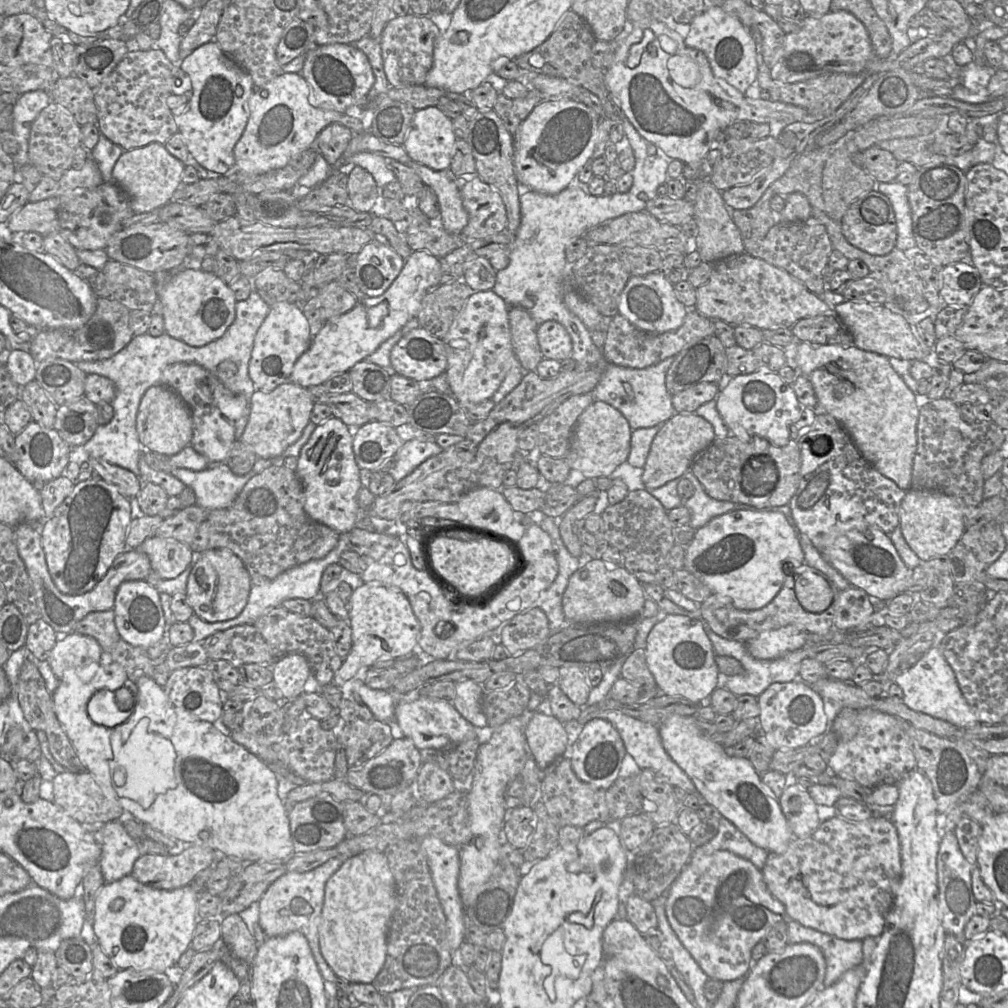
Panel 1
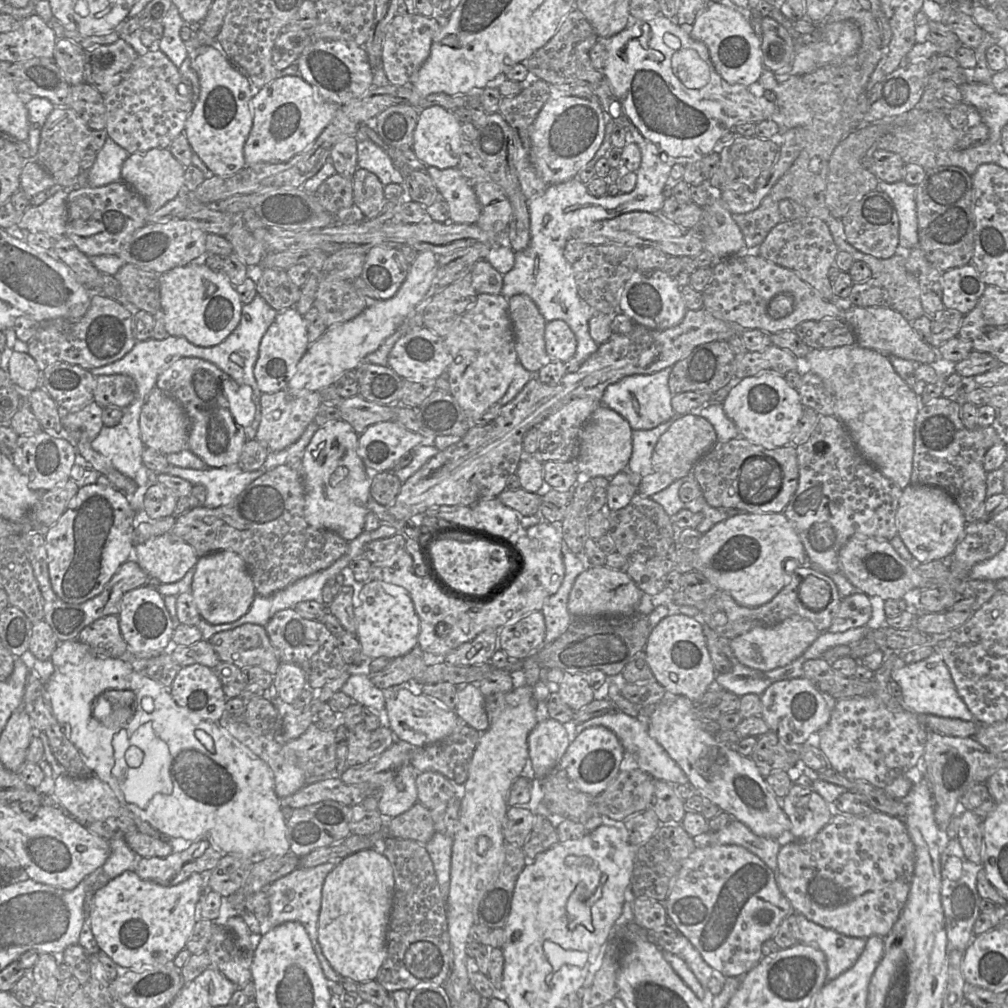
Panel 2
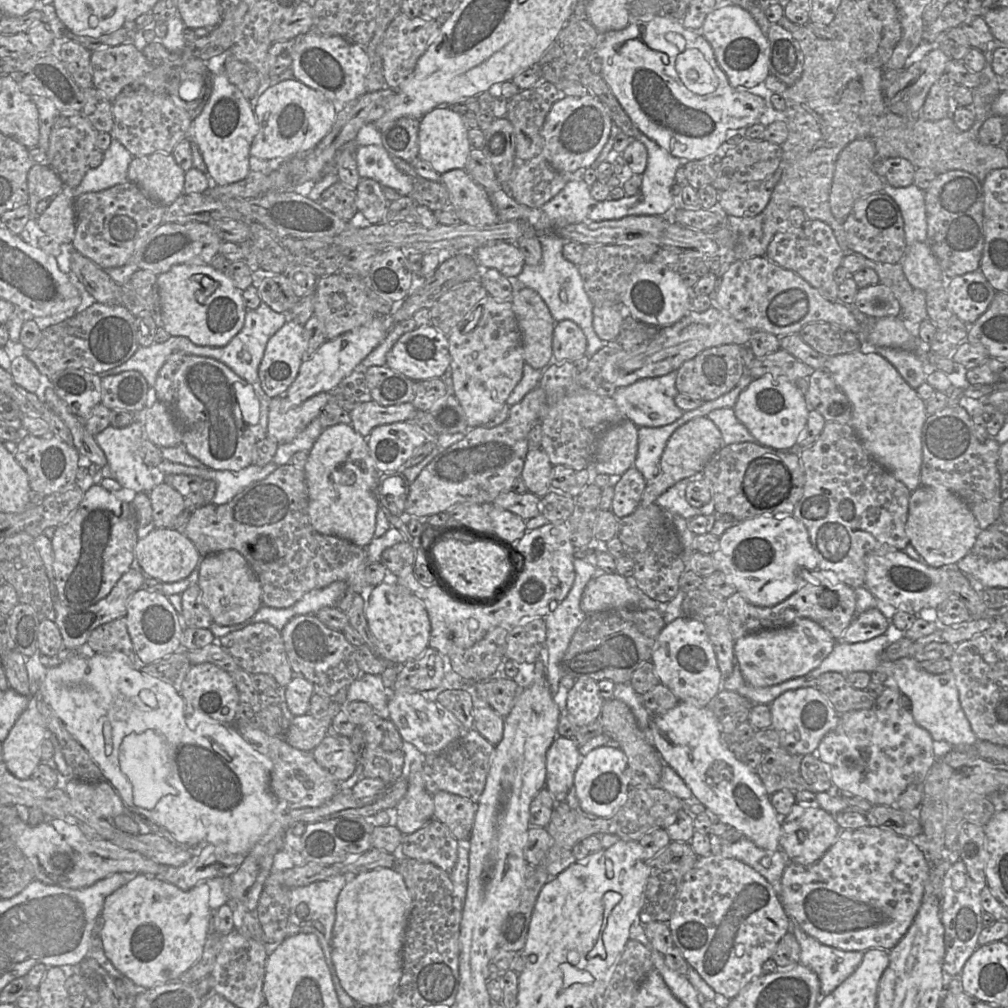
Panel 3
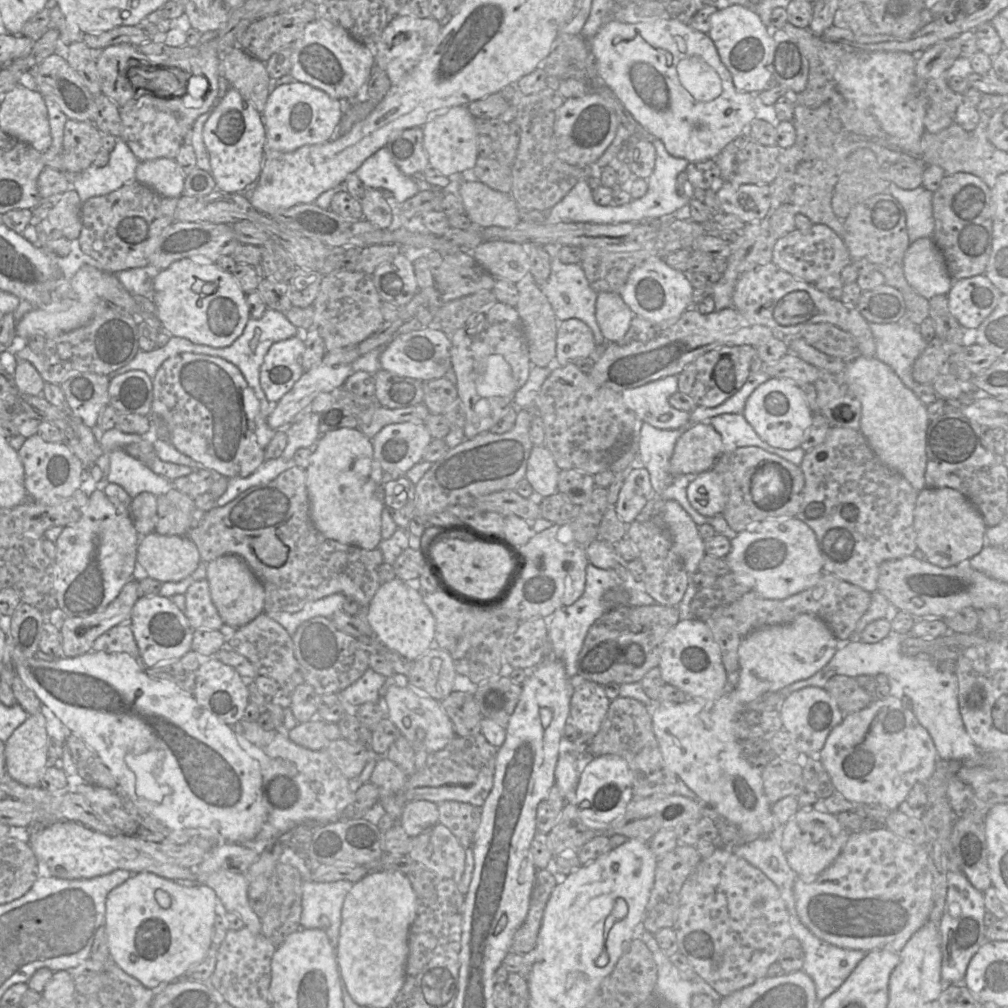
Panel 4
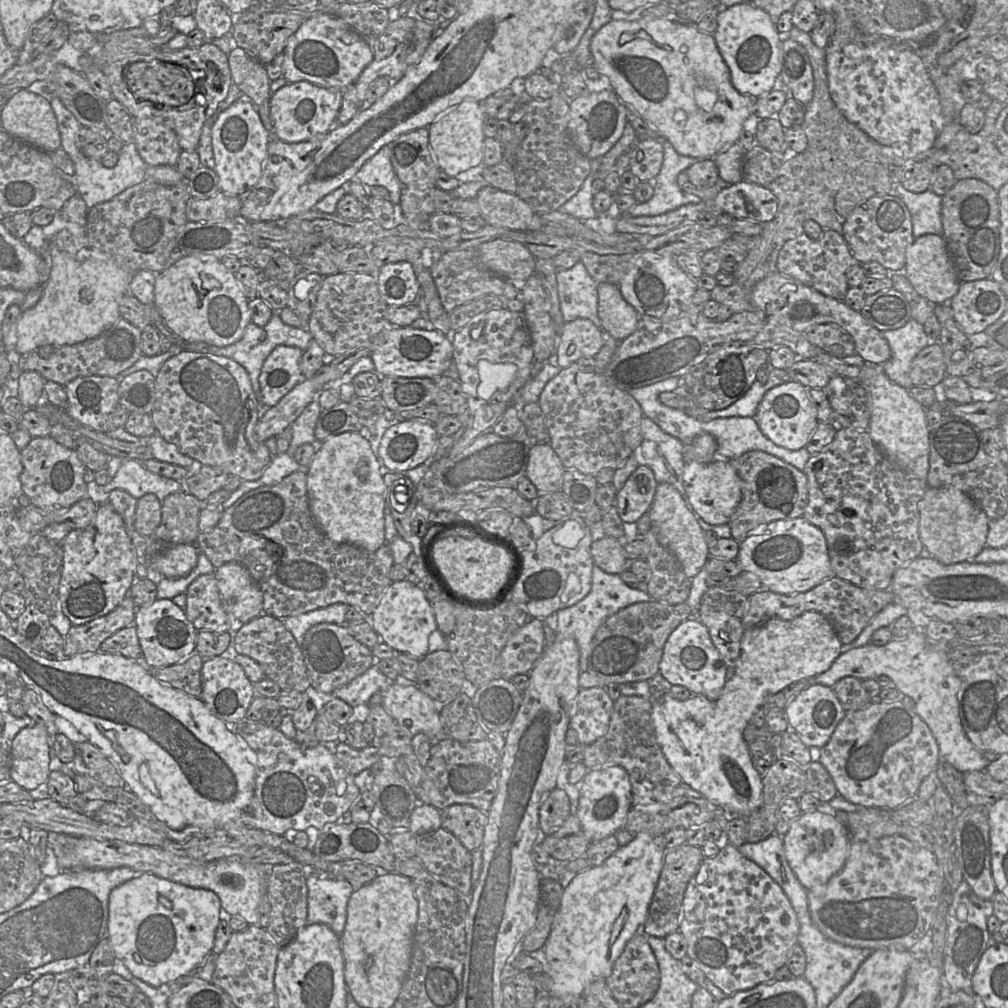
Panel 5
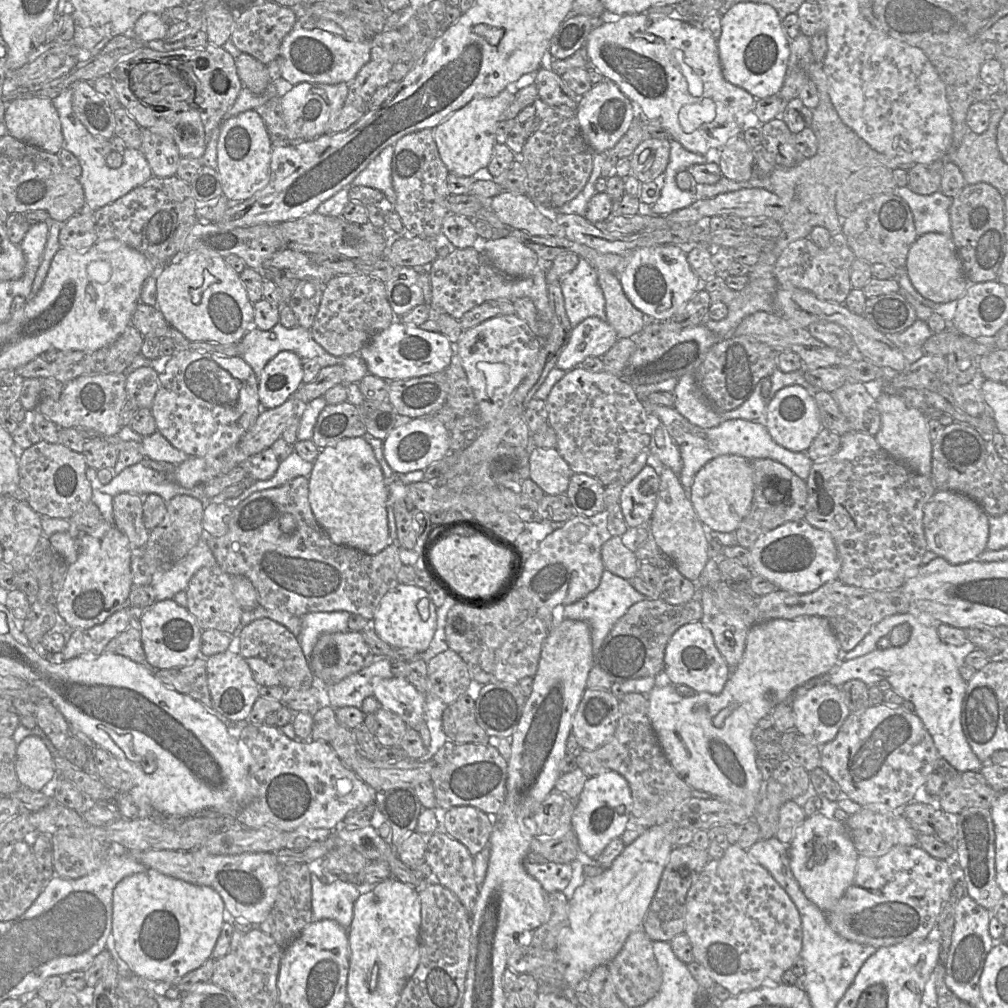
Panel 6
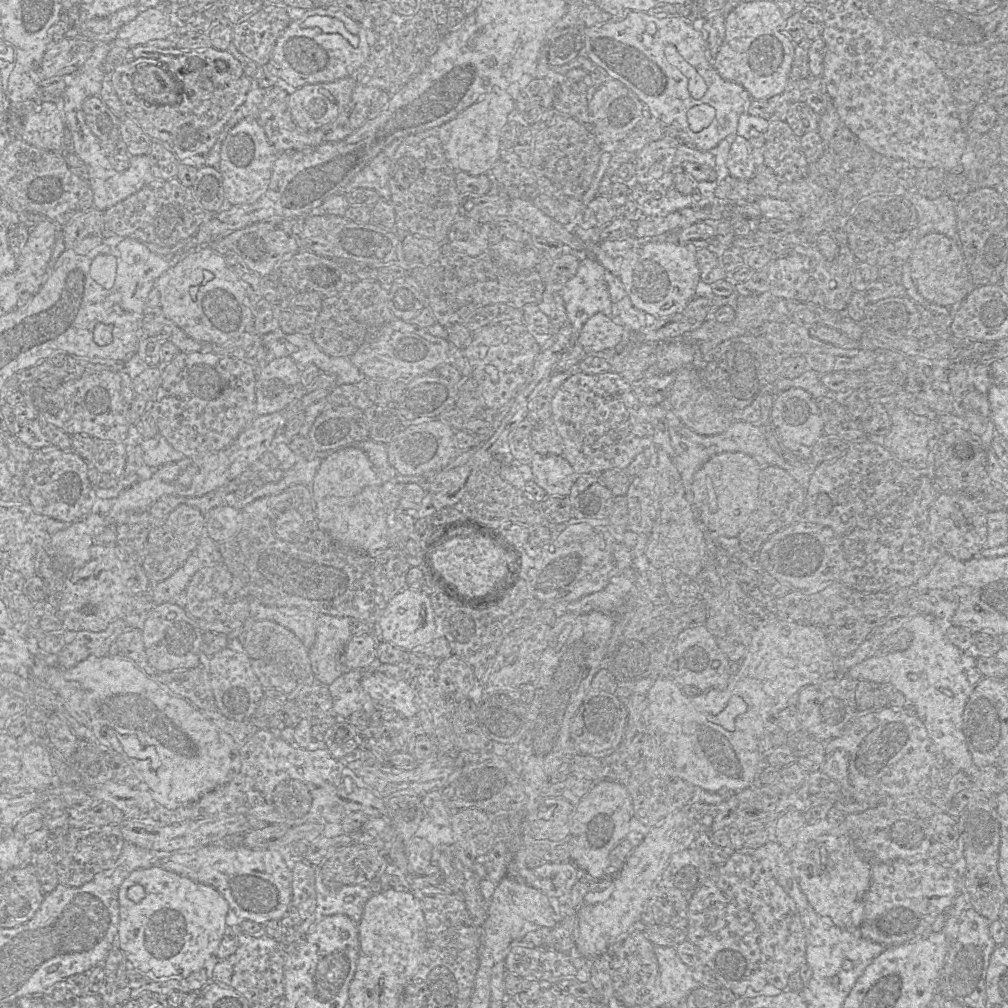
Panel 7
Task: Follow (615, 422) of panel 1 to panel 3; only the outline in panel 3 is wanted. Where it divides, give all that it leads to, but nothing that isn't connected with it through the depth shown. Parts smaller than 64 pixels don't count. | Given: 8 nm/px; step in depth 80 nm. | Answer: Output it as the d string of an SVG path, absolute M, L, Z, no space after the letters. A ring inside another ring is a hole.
M623 420L604 432L590 463L592 475L622 475L634 465L638 452L638 428L632 421Z

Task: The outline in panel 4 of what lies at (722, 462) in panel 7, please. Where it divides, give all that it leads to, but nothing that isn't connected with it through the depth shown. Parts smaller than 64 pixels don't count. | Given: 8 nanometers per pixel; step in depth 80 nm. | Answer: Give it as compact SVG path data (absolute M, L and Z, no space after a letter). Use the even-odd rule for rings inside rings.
M713 470L702 472L687 487L687 498L701 515L722 514L726 505L726 489L720 476Z

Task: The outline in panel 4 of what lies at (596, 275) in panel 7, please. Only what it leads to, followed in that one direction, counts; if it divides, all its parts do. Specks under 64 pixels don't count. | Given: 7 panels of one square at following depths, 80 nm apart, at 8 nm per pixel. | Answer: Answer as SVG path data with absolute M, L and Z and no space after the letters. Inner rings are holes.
M563 245L542 246L551 258L551 272L545 283L539 286L542 293L550 302L558 319L557 326L560 324L560 322L571 318L580 319L592 330L596 345L598 346L603 344L607 340L604 338L595 317L597 293L590 287L582 266L580 264L564 264L560 261L557 254L559 252L559 248Z

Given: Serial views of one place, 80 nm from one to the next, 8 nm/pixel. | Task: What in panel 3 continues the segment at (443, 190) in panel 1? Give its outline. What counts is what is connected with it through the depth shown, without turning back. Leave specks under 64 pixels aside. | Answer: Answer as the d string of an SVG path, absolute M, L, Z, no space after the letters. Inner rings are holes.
M452 169L440 176L440 183L448 191L454 212L462 223L485 226L499 222L489 193L464 169Z

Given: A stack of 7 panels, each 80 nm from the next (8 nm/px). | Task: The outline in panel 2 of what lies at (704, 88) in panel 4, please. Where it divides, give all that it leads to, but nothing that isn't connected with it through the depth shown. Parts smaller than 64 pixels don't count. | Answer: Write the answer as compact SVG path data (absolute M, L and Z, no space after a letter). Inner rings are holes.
M680 49L671 58L676 77L689 89L700 89L710 80L710 69L693 49Z

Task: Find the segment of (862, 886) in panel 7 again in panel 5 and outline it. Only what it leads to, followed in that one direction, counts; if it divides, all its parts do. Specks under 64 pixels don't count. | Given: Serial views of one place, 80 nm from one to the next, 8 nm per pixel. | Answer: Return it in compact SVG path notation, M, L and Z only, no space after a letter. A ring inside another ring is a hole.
M818 811L802 813L781 838L788 864L806 890L825 885L843 868L851 844L846 826L834 816Z

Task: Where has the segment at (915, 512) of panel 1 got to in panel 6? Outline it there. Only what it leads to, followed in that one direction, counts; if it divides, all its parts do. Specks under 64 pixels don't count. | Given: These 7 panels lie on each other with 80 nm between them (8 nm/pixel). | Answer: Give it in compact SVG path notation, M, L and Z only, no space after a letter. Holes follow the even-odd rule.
M937 490L924 506L923 527L929 550L951 564L977 559L987 548L988 514L971 497L955 491Z

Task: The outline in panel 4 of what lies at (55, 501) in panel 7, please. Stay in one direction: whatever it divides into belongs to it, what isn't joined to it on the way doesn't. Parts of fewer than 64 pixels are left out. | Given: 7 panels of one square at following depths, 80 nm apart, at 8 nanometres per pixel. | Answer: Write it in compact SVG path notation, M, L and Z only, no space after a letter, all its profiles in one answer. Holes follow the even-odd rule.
M35 434L25 439L18 455L25 471L25 489L37 503L58 505L80 489L84 466L66 443L48 442Z

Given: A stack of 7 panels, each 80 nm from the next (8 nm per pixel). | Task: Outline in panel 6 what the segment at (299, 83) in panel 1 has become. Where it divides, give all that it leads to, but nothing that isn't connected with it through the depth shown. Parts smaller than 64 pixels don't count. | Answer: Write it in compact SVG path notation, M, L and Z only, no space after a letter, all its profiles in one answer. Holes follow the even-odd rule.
M303 82L293 85L281 98L282 115L289 142L312 140L328 132L338 117L348 95L348 84L334 85Z

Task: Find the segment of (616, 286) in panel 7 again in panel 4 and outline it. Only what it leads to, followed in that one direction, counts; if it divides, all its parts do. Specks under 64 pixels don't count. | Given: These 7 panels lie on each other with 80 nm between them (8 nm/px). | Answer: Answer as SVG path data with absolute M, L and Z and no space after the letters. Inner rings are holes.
M616 292L597 293L595 317L599 328L608 342L617 342L627 333L633 311Z

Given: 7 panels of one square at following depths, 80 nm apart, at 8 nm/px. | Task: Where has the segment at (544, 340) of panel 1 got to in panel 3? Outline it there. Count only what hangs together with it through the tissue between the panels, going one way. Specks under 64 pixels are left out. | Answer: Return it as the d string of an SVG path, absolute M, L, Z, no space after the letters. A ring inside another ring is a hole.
M562 320L555 324L552 350L558 362L574 361L585 355L586 348L586 336L575 322Z

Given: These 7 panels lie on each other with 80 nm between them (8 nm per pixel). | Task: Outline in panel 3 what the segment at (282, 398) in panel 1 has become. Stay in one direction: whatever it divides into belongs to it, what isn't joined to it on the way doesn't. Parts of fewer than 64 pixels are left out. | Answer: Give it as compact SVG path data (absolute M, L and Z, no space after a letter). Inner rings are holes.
M320 392L299 406L281 412L283 395L270 398L267 437L274 438L278 444L292 441L329 402L329 394Z

